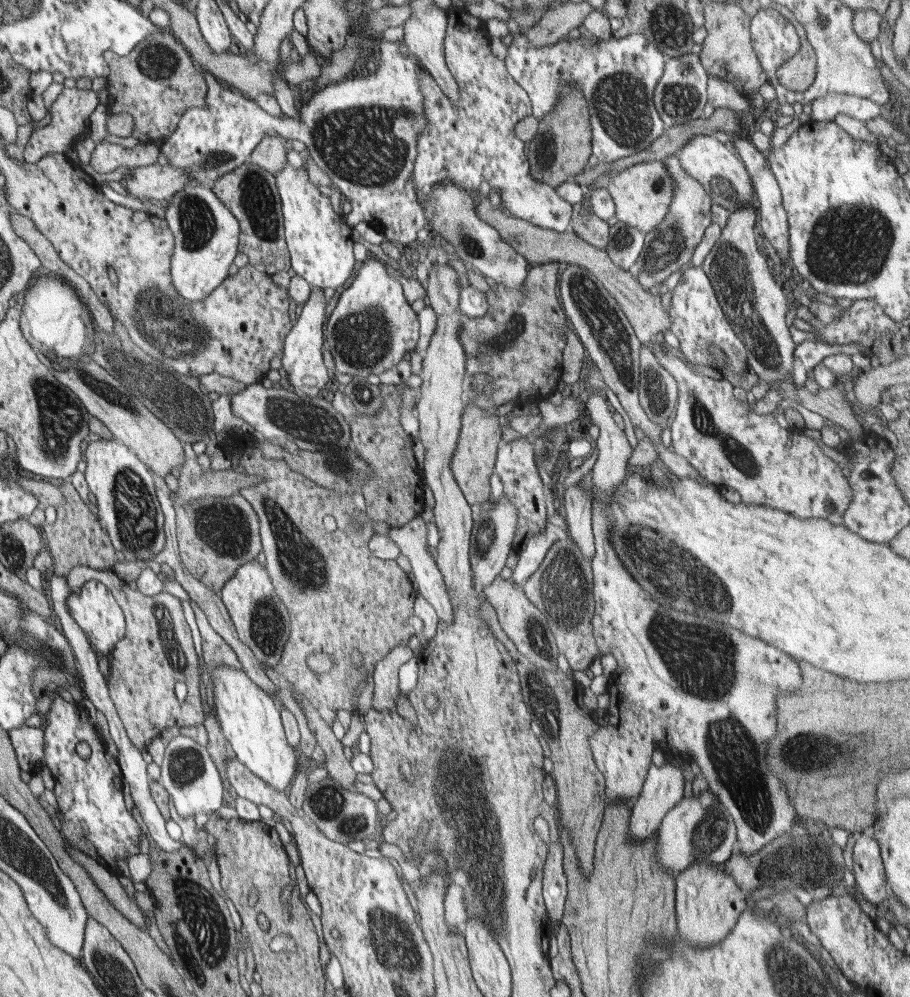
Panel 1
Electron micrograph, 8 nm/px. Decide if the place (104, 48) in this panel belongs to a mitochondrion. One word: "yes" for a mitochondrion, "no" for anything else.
no

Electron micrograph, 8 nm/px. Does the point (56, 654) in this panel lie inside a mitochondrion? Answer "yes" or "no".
yes

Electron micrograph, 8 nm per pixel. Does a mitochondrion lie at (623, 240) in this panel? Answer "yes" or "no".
yes

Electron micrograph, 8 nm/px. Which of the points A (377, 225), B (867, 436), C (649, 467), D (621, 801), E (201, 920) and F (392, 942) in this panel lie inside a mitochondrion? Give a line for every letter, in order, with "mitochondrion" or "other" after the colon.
A: other
B: other
C: other
D: other
E: mitochondrion
F: mitochondrion

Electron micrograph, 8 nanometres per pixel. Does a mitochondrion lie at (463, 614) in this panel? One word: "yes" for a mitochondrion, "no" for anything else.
no

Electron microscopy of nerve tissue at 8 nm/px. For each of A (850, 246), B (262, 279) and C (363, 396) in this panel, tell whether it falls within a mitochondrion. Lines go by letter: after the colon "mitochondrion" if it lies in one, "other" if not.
A: mitochondrion
B: other
C: mitochondrion

